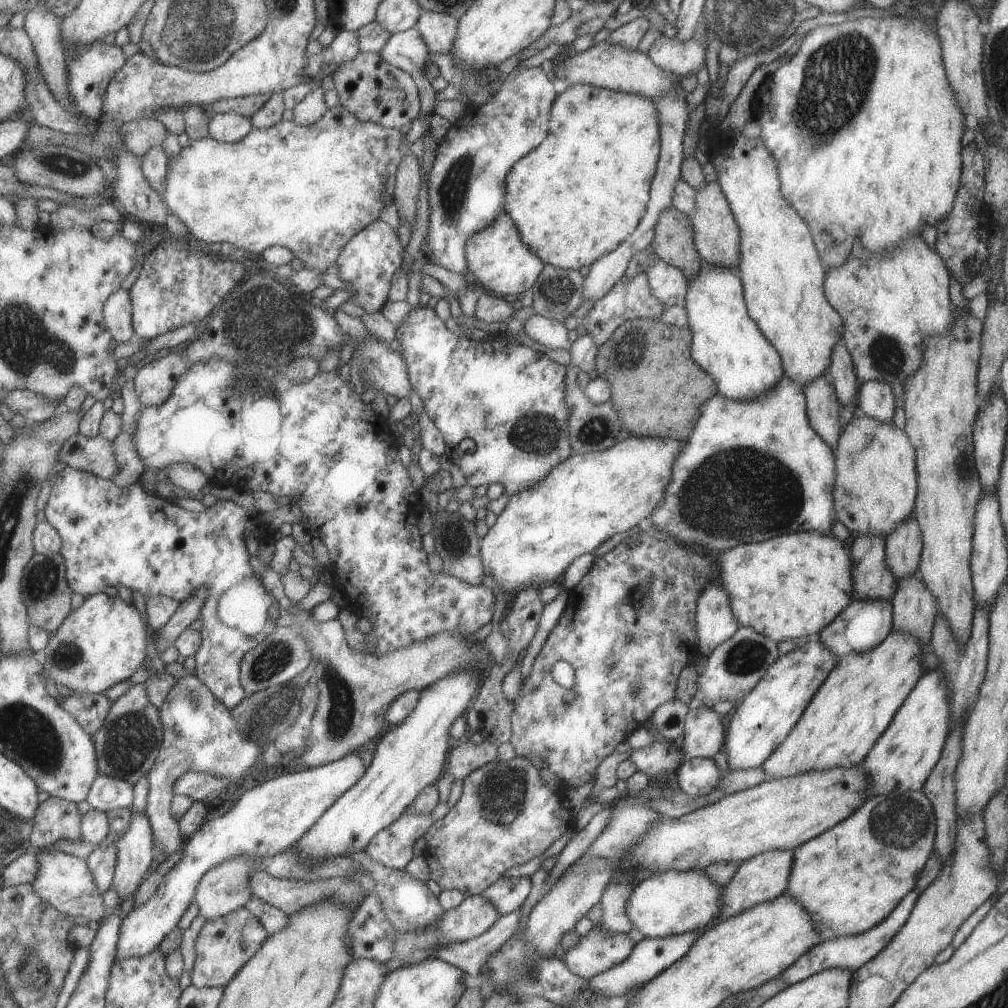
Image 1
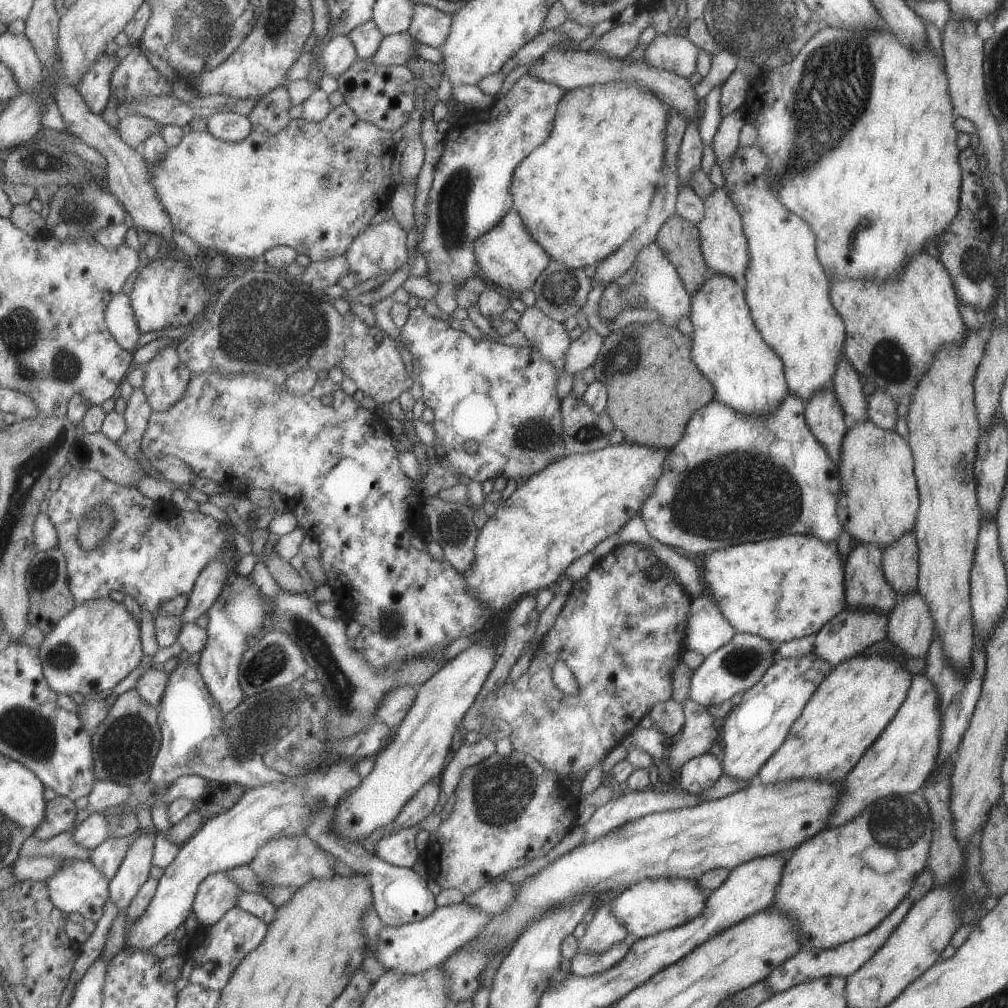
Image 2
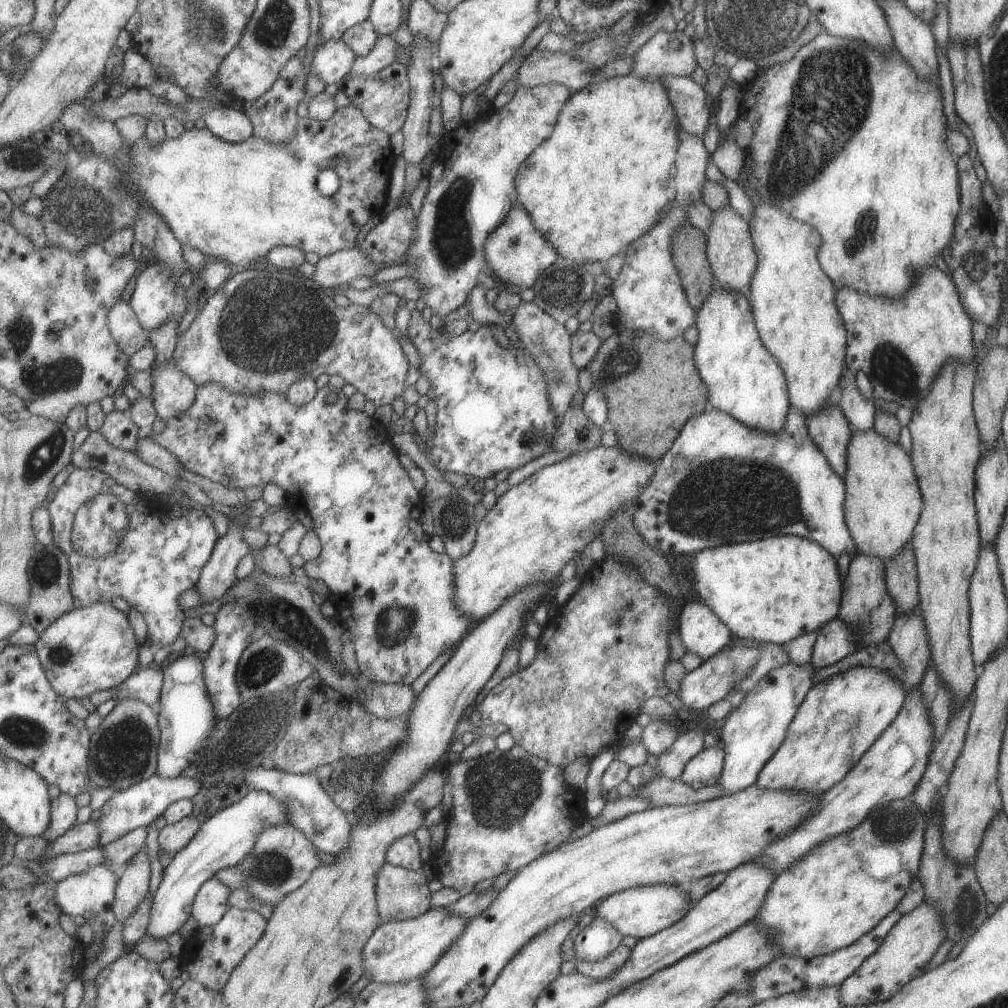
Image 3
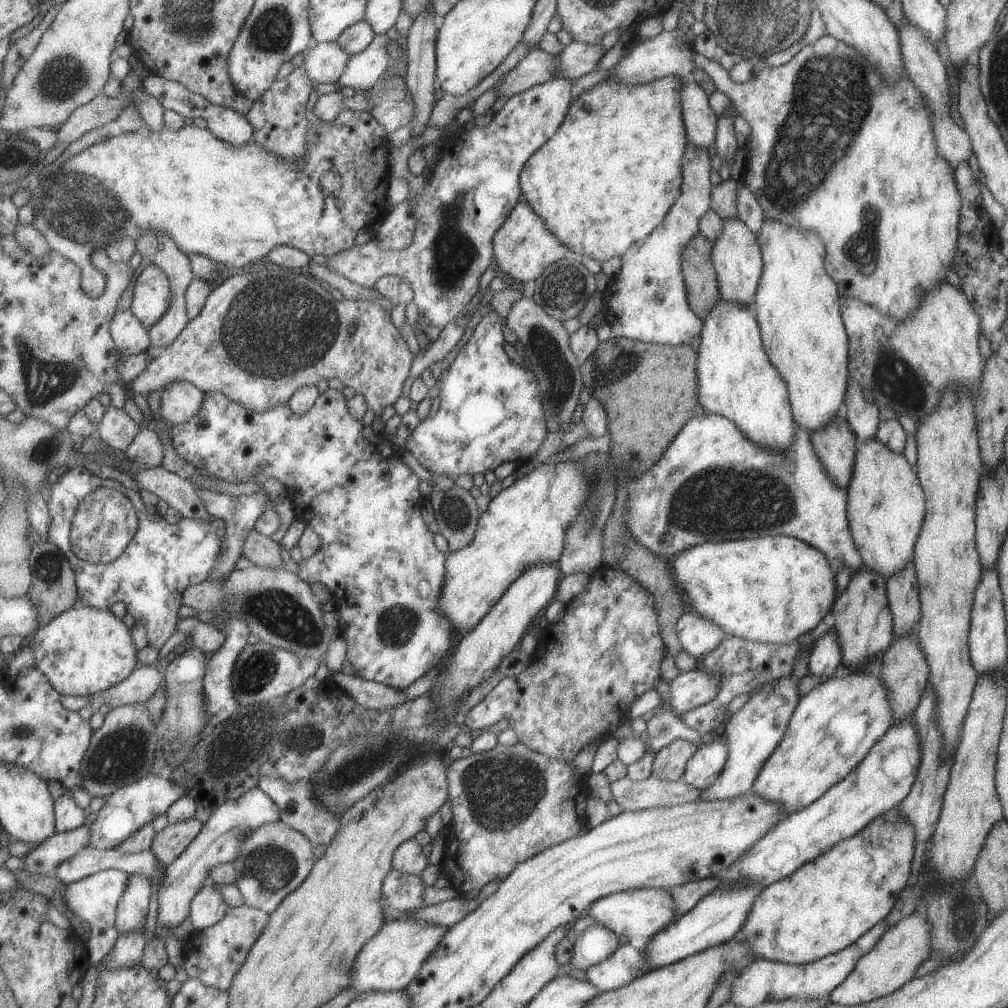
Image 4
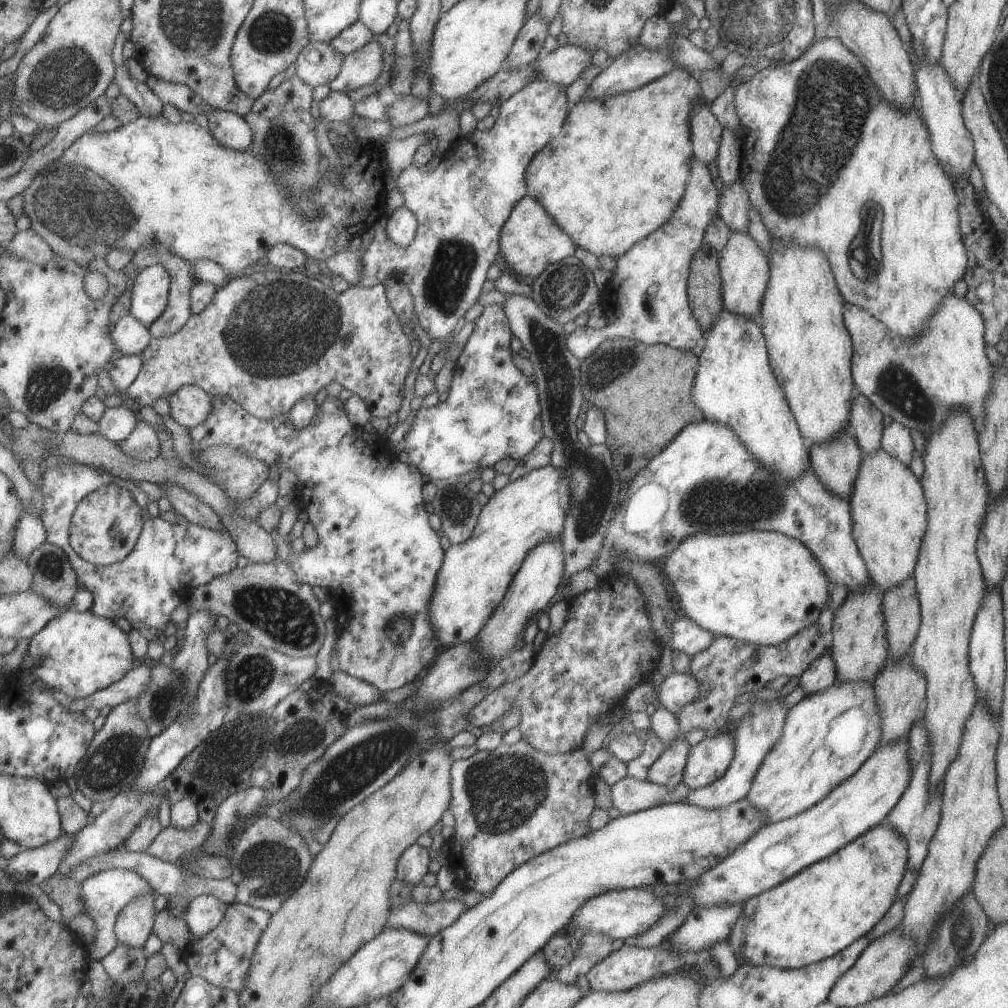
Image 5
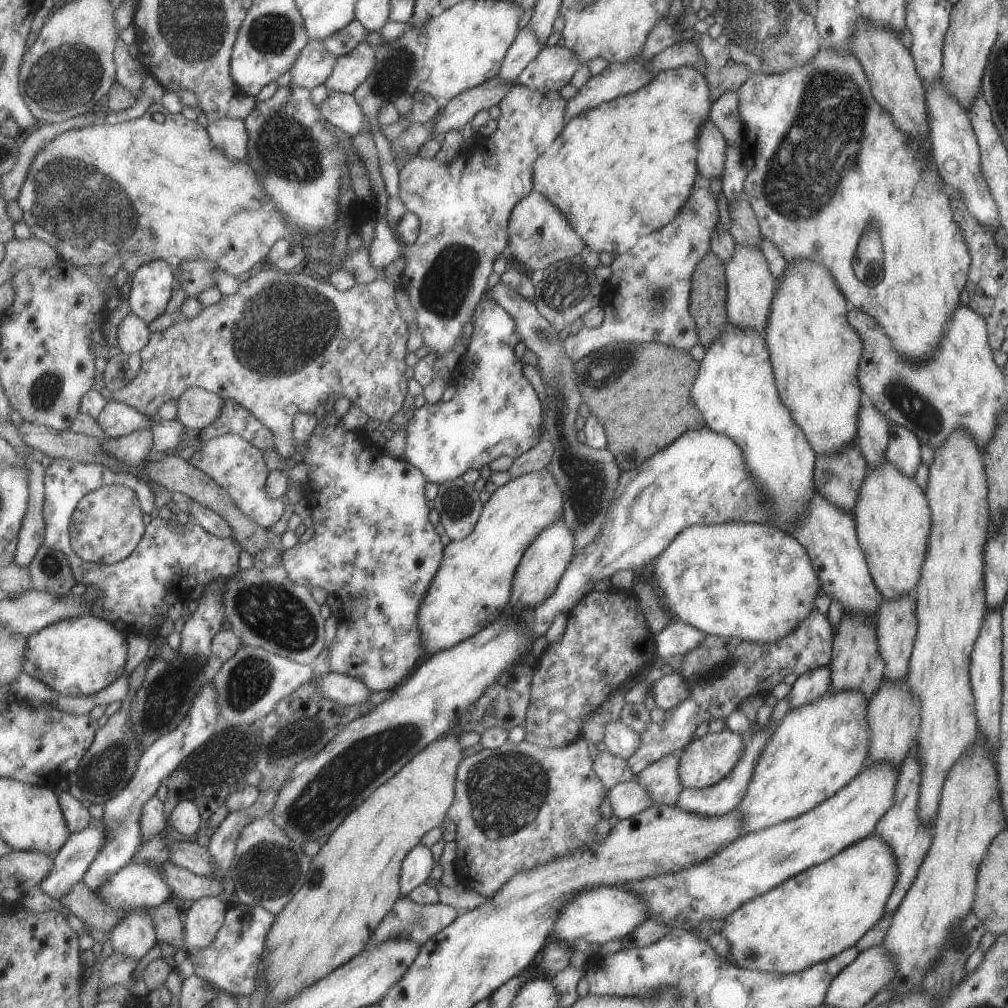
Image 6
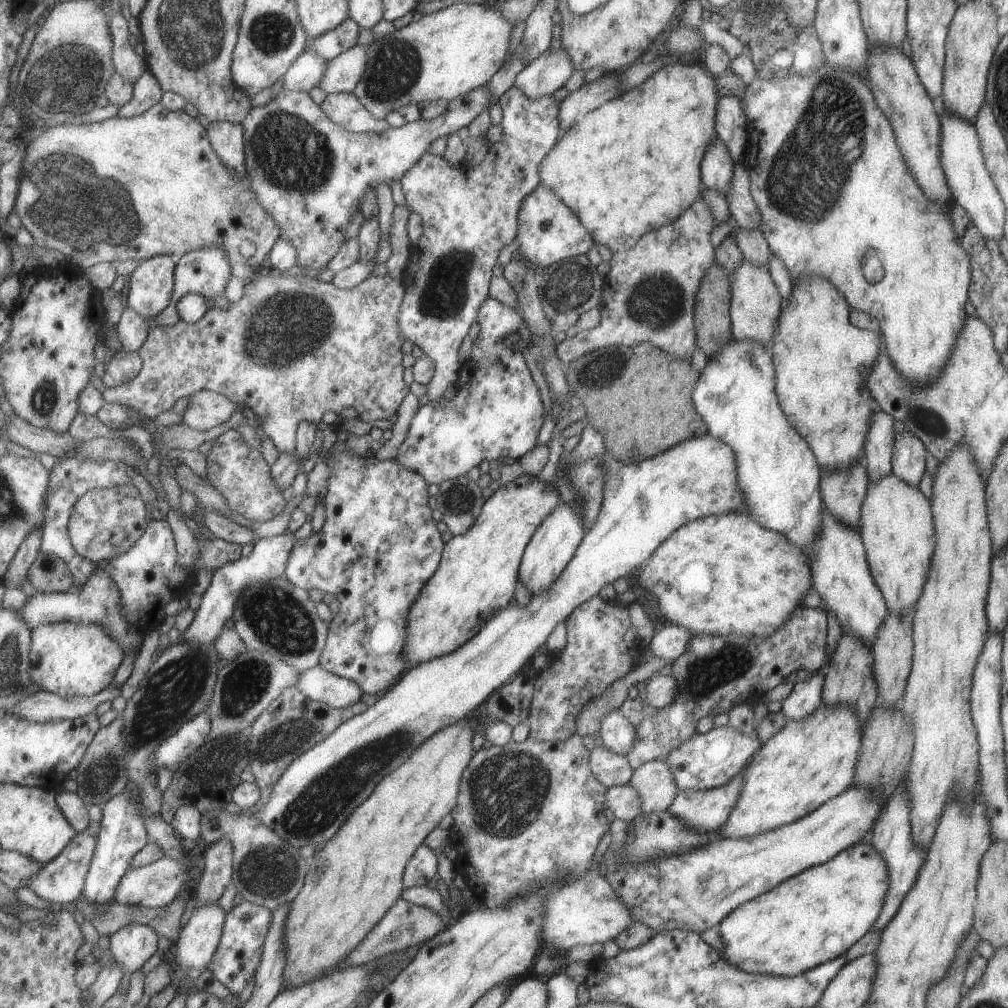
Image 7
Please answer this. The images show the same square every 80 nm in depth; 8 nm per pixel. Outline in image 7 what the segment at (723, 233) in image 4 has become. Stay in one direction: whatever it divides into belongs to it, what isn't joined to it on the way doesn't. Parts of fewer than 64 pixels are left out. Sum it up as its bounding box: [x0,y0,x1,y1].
[729,259,781,347]

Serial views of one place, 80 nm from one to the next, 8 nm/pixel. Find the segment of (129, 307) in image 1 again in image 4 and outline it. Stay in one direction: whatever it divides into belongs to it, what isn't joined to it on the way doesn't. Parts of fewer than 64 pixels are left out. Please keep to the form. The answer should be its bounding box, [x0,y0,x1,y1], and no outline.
[111,308,152,358]

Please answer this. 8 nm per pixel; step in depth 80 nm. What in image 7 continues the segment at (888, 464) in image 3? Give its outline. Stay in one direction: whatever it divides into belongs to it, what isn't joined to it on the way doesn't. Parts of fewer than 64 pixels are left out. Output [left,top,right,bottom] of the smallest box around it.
[857,472,934,614]

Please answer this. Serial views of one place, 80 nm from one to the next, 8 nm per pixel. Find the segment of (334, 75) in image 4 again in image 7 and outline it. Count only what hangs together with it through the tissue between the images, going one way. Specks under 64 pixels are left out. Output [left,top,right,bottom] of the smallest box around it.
[282,49,327,92]

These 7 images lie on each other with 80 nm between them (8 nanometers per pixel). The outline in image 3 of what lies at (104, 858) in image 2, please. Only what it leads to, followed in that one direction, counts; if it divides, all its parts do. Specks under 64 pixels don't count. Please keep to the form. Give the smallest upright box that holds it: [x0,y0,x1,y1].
[102,827,147,879]

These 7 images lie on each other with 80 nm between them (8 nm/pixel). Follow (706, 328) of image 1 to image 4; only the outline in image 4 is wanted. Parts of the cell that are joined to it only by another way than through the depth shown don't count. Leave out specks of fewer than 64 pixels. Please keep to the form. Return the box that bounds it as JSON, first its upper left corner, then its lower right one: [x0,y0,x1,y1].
[696,298,794,451]

